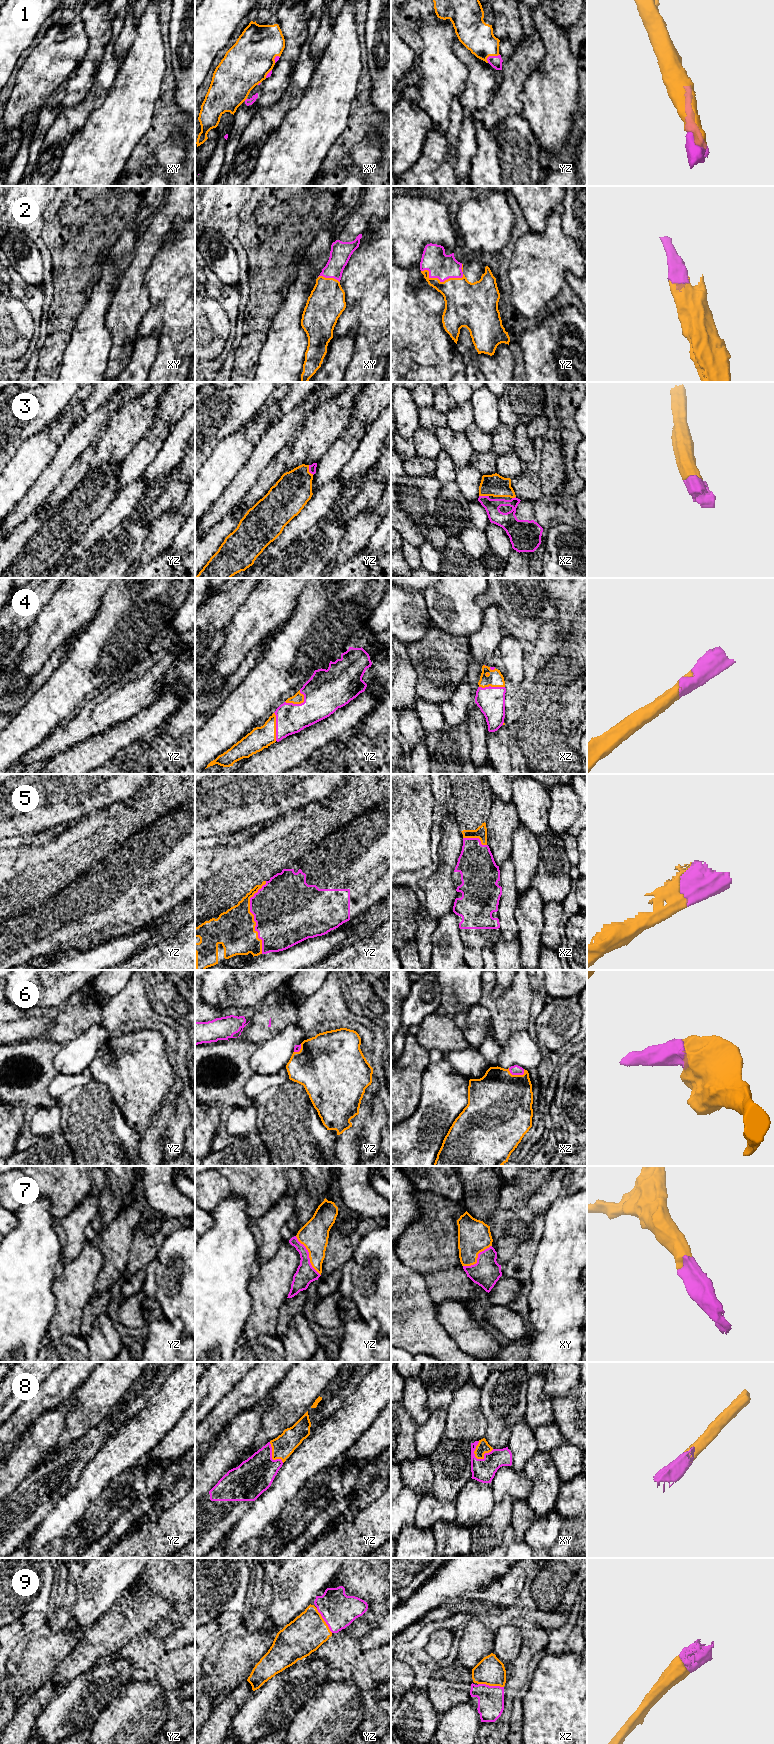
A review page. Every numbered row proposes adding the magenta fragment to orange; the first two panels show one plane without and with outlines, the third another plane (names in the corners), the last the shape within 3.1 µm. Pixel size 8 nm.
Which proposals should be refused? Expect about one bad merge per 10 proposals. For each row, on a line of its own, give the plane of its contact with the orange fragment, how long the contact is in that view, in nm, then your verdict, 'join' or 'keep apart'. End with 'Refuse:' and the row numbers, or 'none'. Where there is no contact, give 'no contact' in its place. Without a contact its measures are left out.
1: yz | 120 nm | join
2: yz | 340 nm | join
3: yz | 90 nm | join
4: yz | 170 nm | join
5: yz | 600 nm | join
6: xz | 140 nm | join
7: yz | 380 nm | join
8: xy | 170 nm | join
9: xz | 220 nm | join
Refuse: none

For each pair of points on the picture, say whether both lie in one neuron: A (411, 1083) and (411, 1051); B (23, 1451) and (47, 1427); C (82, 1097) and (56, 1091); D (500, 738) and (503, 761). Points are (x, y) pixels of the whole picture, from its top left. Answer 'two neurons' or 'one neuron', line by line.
A: one neuron
B: one neuron
C: two neurons
D: one neuron

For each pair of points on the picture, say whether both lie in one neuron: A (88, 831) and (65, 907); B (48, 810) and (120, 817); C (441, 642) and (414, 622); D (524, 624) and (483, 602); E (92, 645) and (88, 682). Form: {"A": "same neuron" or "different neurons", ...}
{"A": "different neurons", "B": "different neurons", "C": "different neurons", "D": "same neuron", "E": "same neuron"}

